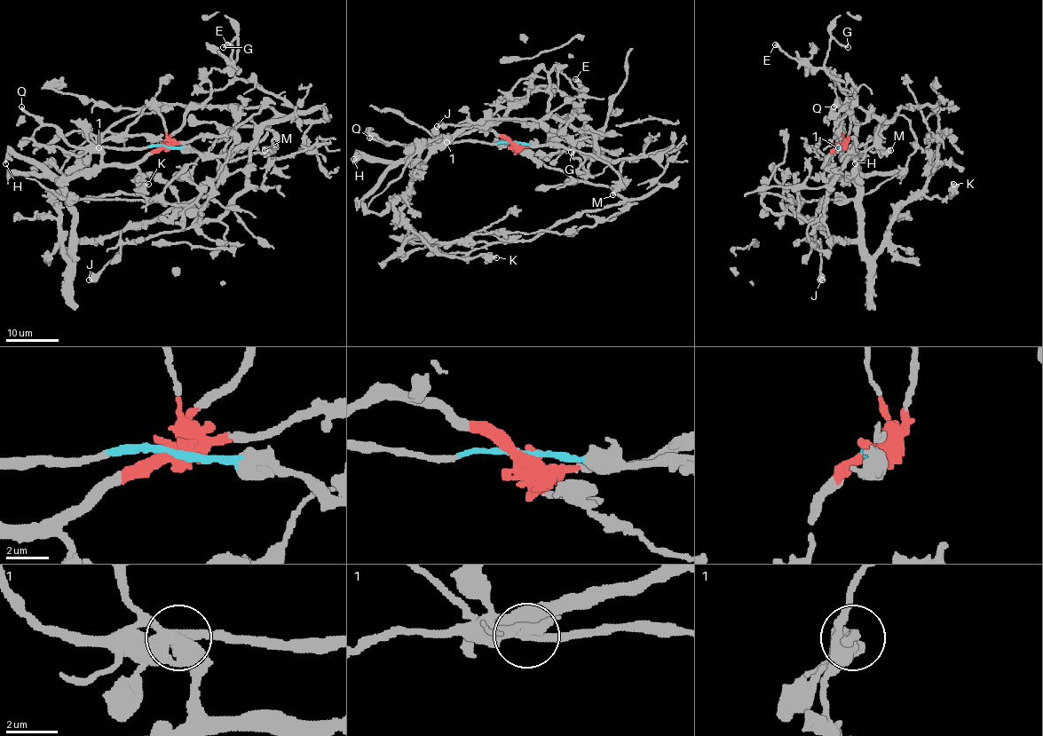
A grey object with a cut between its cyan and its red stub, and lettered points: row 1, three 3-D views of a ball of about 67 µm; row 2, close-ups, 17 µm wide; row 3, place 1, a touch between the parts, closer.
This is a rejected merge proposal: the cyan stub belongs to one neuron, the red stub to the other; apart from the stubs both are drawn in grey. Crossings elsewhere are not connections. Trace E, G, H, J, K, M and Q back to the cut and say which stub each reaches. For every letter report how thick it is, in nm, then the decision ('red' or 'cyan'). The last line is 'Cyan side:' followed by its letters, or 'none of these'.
E: 440 nm thick; cyan
G: 180 nm thick; cyan
H: 320 nm thick; red
J: 700 nm thick; cyan
K: 320 nm thick; red
M: 500 nm thick; red
Q: 360 nm thick; cyan
Cyan side: E, G, J, Q

